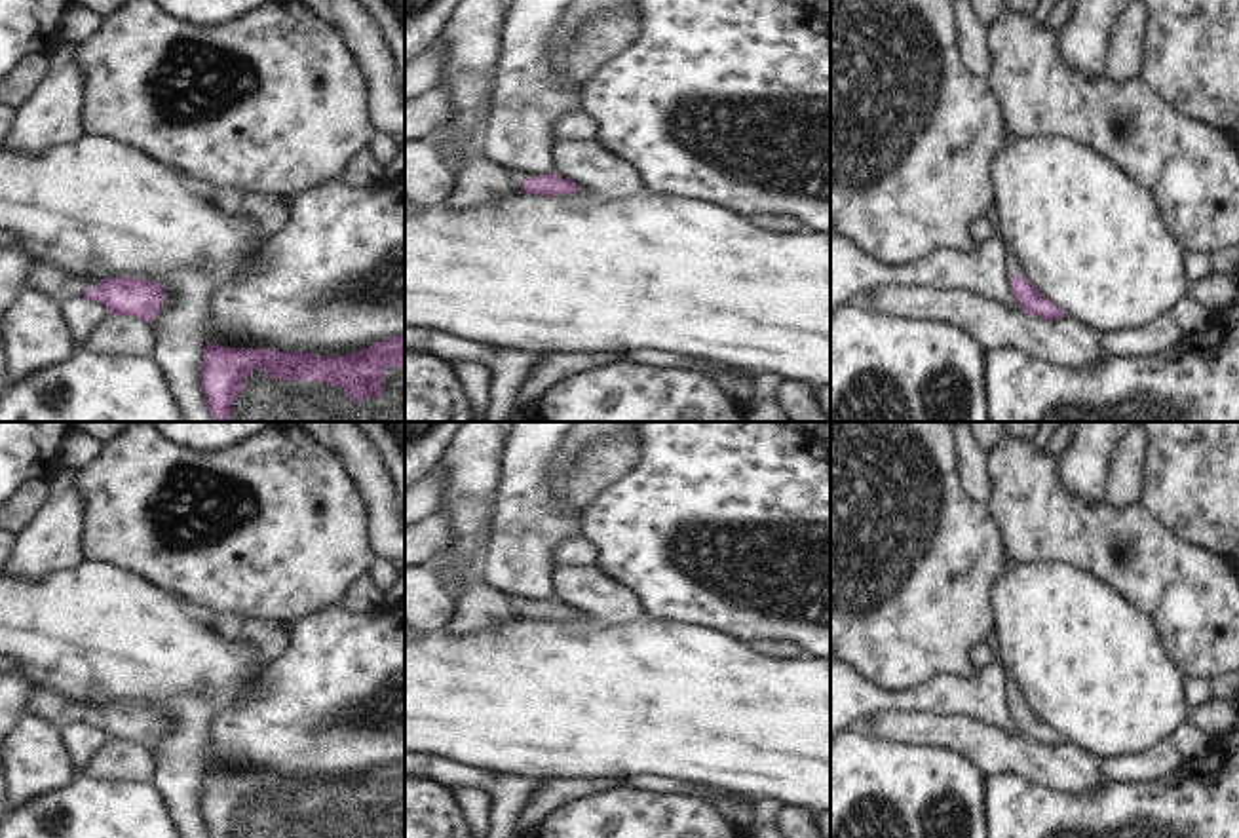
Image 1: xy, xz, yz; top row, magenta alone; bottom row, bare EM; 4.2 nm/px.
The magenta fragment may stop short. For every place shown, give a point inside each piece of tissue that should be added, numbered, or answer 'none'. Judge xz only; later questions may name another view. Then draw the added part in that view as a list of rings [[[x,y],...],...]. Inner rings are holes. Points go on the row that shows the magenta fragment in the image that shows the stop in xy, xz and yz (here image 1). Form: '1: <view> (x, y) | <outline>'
1: xz (477, 181) | [[[483,156],[462,160],[452,171],[456,188],[448,196],[445,207],[456,213],[498,201],[511,192],[521,192],[521,186],[532,179],[528,173],[498,167]]]

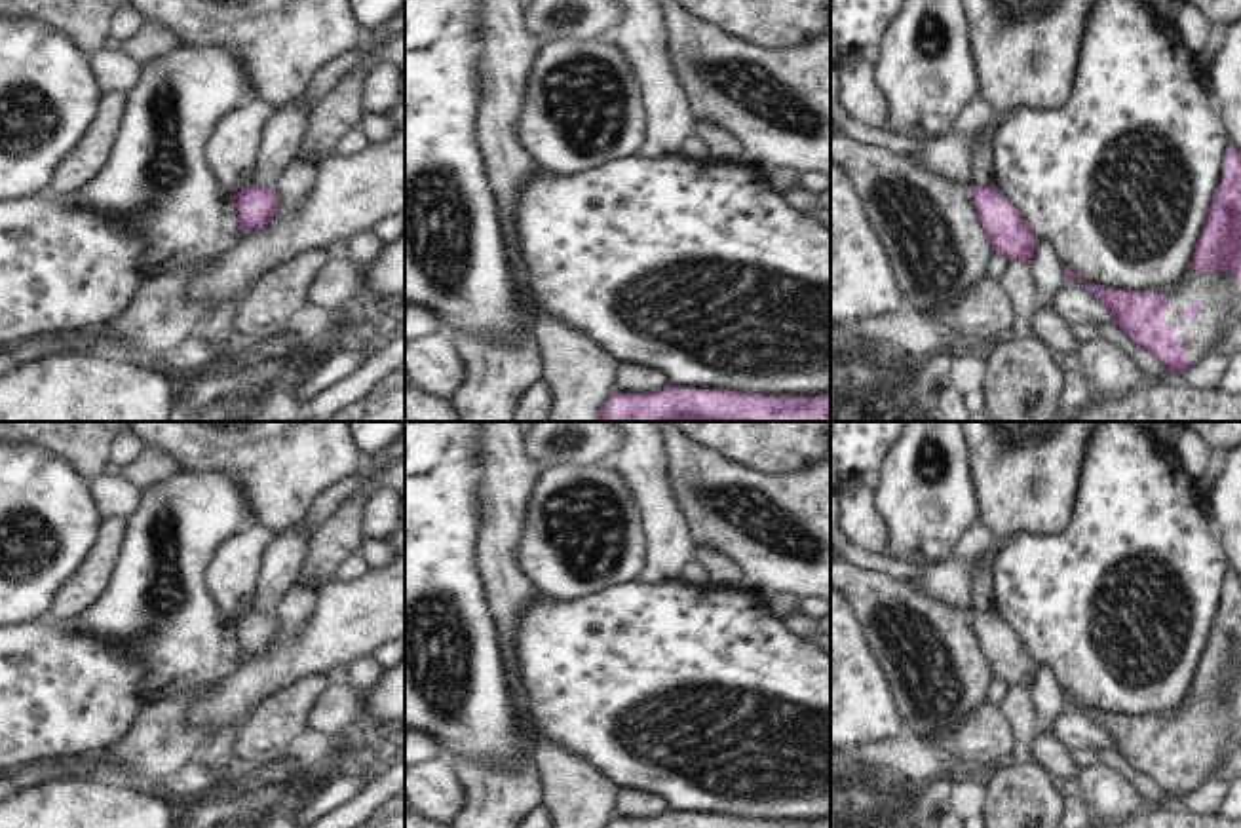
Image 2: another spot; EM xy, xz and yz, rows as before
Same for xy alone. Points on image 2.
none

